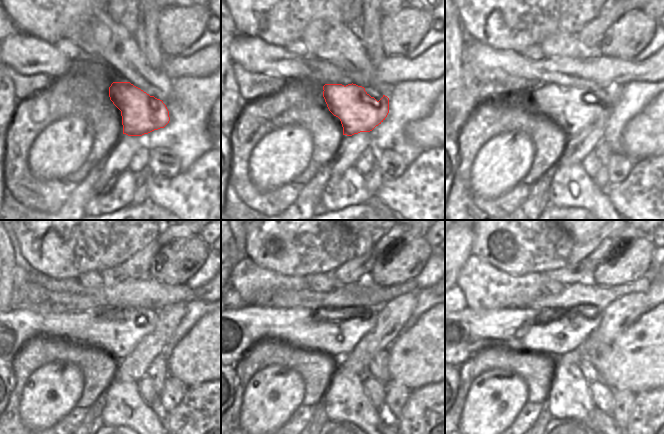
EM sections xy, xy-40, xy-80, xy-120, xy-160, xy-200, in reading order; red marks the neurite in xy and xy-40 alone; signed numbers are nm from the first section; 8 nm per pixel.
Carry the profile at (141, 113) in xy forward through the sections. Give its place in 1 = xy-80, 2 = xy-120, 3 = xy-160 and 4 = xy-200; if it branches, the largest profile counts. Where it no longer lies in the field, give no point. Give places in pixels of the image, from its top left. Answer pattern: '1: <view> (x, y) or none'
1: xy-80 (574, 108)
2: xy-120 (119, 331)
3: xy-160 (336, 332)
4: xy-200 (555, 332)

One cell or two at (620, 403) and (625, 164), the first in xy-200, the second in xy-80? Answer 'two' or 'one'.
one

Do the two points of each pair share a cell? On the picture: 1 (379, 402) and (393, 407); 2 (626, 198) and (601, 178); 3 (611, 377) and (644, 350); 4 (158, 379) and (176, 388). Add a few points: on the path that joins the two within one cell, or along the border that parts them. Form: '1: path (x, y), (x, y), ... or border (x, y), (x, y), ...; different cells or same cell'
1: border (386, 389), (385, 404), (383, 406); different cells
2: border (609, 184), (604, 189); different cells
3: path (619, 375), (636, 358); same cell
4: border (168, 375), (159, 394); different cells

